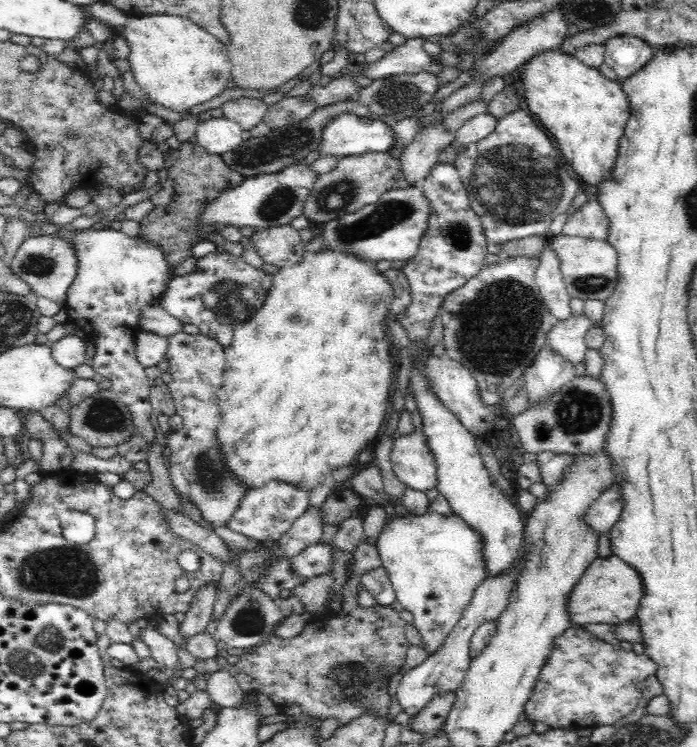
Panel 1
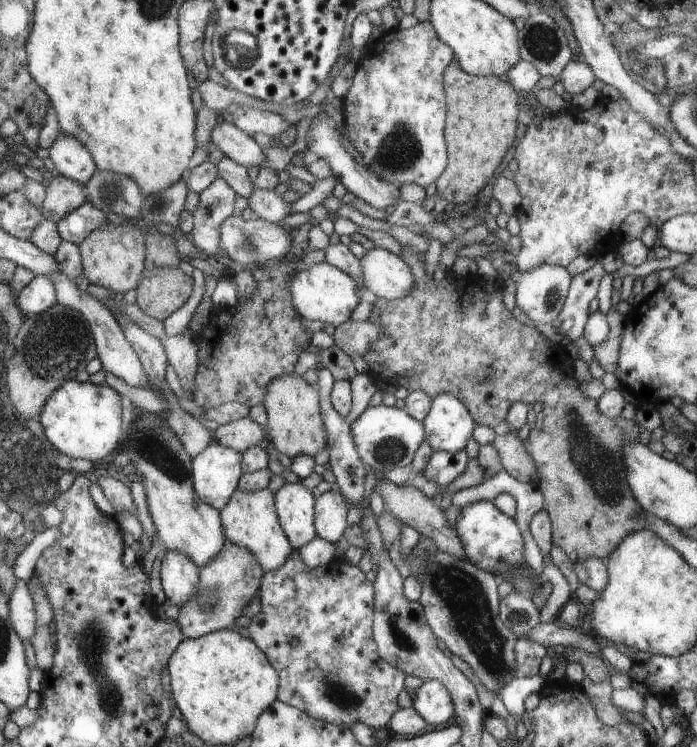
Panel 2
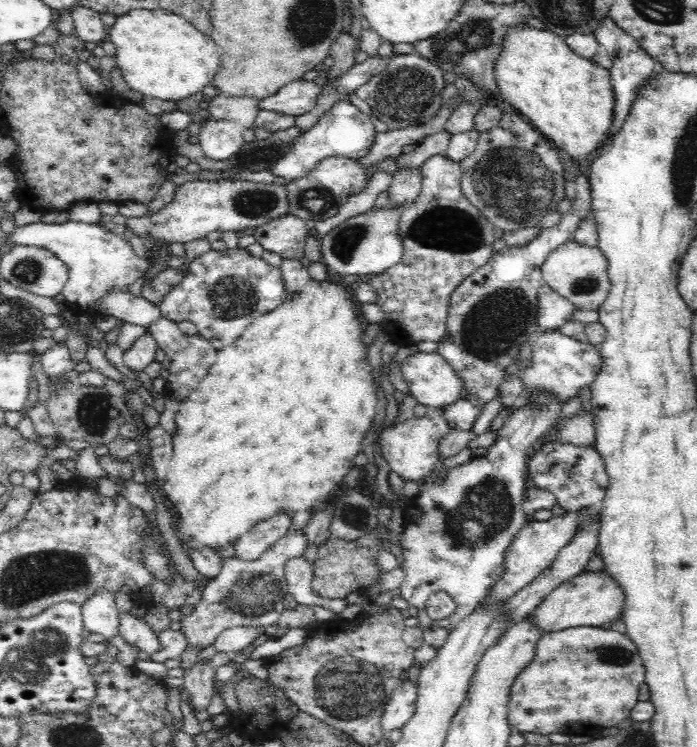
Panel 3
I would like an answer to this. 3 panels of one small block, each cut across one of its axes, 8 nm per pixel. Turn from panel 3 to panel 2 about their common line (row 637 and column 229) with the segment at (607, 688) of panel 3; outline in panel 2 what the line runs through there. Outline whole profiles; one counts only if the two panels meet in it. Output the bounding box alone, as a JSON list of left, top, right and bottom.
[174,540,263,640]

